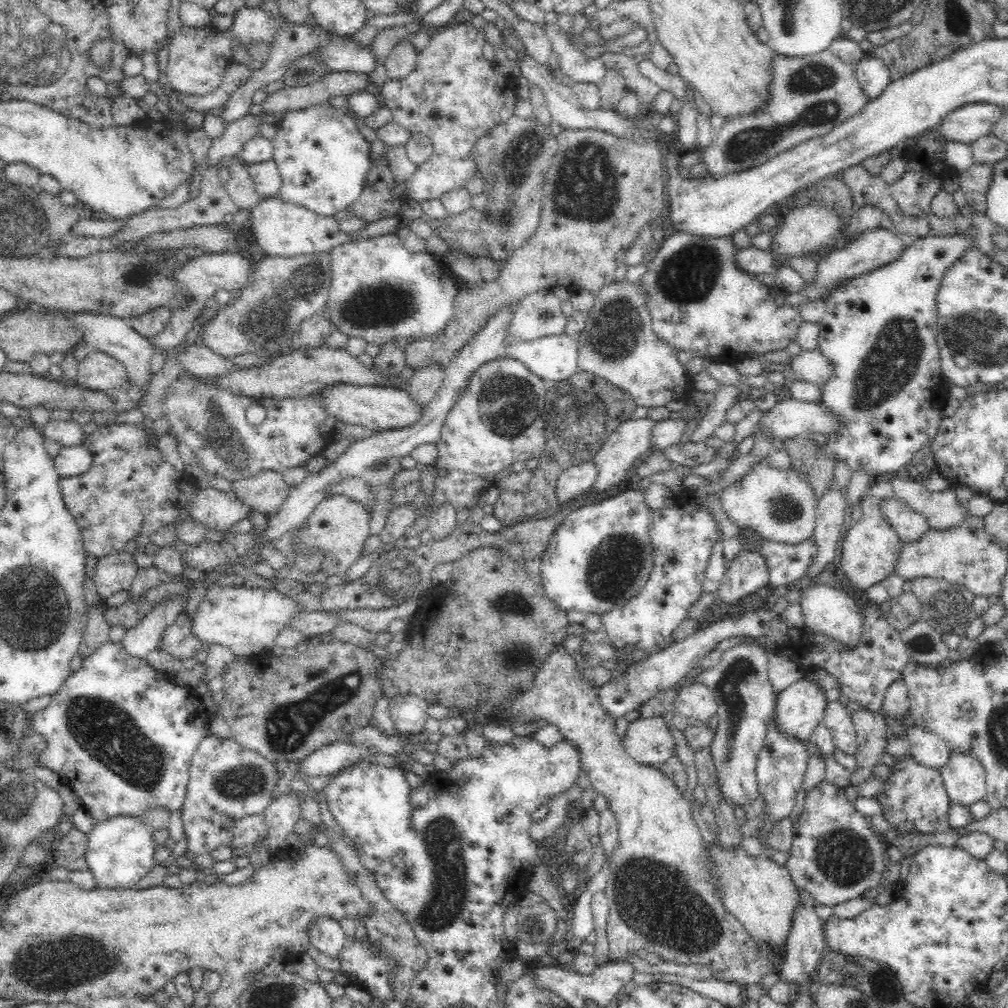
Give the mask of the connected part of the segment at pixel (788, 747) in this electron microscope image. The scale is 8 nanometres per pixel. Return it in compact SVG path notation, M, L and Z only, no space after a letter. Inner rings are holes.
M776 706L770 713L764 736L764 746L756 755L755 777L757 780L758 796L762 798L762 811L759 815L759 825L755 830L755 836L759 838L762 850L773 850L768 843L770 832L776 826L778 820L784 820L792 812L796 794L802 790L801 783L808 768L810 754L808 752L809 742L803 742L794 736L781 732L778 721L776 721Z

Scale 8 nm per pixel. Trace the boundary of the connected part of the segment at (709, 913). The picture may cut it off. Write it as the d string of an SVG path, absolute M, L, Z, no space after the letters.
M560 643L556 648L550 649L544 664L534 672L531 685L518 689L501 707L494 707L488 699L478 703L473 709L429 705L427 715L439 721L445 718L462 718L464 722L475 722L482 728L492 722L500 726L513 725L516 722L539 722L544 727L556 727L560 730L560 737L576 747L579 769L588 777L593 792L606 797L607 809L617 820L619 830L619 842L610 860L610 875L604 891L609 899L606 932L611 962L622 961L627 956L635 955L636 950L647 948L657 960L676 964L706 963L714 969L716 979L736 980L744 988L761 982L768 974L776 973L767 954L760 952L745 926L723 907L717 897L712 887L711 868L706 862L704 840L690 817L688 797L678 790L674 781L661 769L640 764L628 755L615 732L614 717L600 703L598 688L590 686L584 680L577 663L565 644Z

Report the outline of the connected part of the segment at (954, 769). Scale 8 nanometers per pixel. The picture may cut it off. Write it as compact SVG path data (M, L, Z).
M951 752L947 763L937 769L951 804L968 807L985 798L985 768L970 752Z

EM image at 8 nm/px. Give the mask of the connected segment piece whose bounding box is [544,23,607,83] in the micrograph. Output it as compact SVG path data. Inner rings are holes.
M546 23L544 28L553 50L560 56L562 72L570 76L573 82L599 83L606 76L607 68L602 59L599 56L588 57L584 51L574 48L557 23Z

